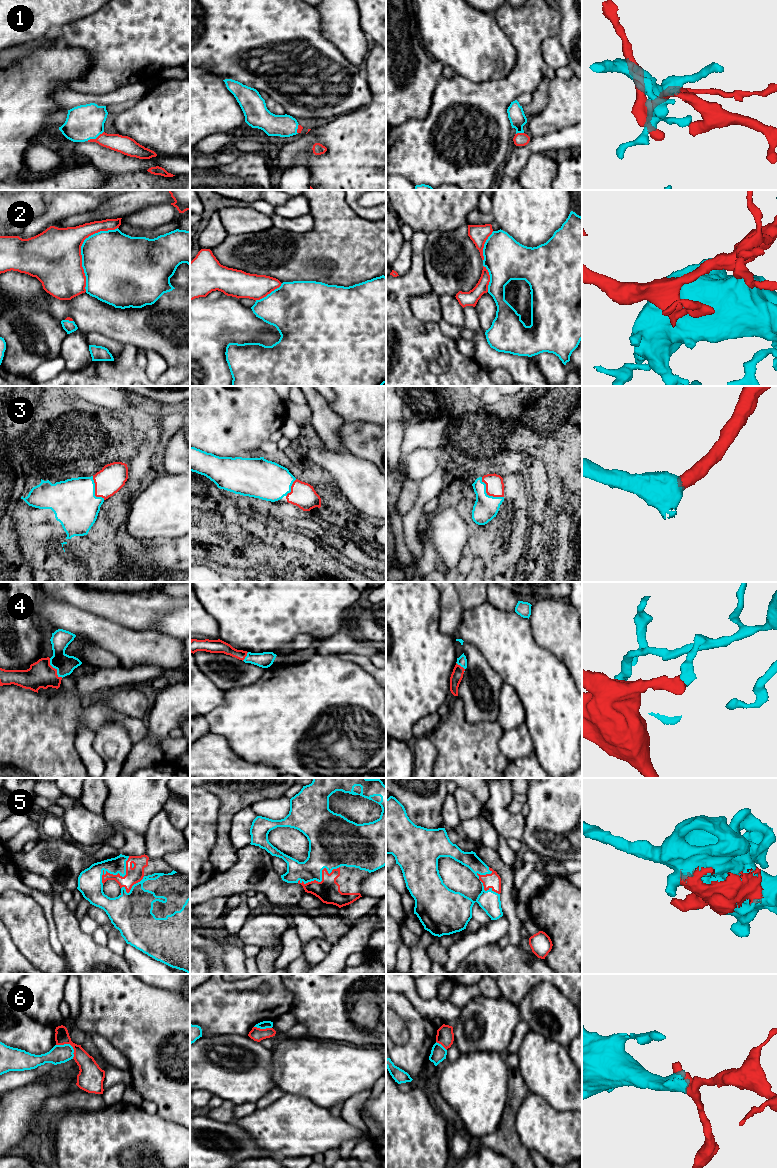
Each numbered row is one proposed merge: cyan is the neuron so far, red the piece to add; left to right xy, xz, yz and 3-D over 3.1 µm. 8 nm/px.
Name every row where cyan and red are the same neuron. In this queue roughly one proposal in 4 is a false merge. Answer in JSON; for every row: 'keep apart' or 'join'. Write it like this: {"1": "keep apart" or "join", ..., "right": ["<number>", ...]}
{"1": "join", "2": "join", "3": "join", "4": "join", "5": "join", "6": "keep apart", "right": ["1", "2", "3", "4", "5"]}

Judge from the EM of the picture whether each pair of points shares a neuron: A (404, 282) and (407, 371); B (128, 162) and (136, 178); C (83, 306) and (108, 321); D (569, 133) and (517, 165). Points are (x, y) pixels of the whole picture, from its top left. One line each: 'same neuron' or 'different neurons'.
A: same neuron
B: different neurons
C: same neuron
D: same neuron

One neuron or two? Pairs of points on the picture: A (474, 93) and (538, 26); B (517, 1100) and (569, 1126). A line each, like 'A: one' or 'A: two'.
A: one
B: two

